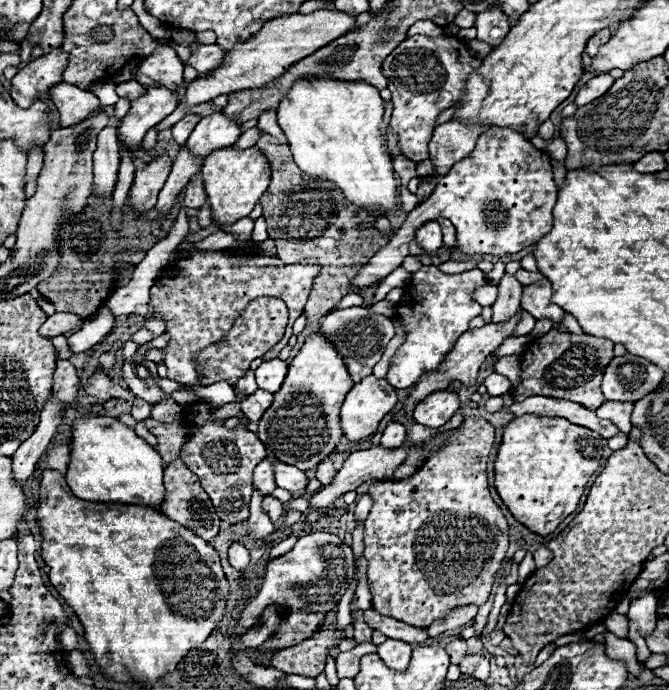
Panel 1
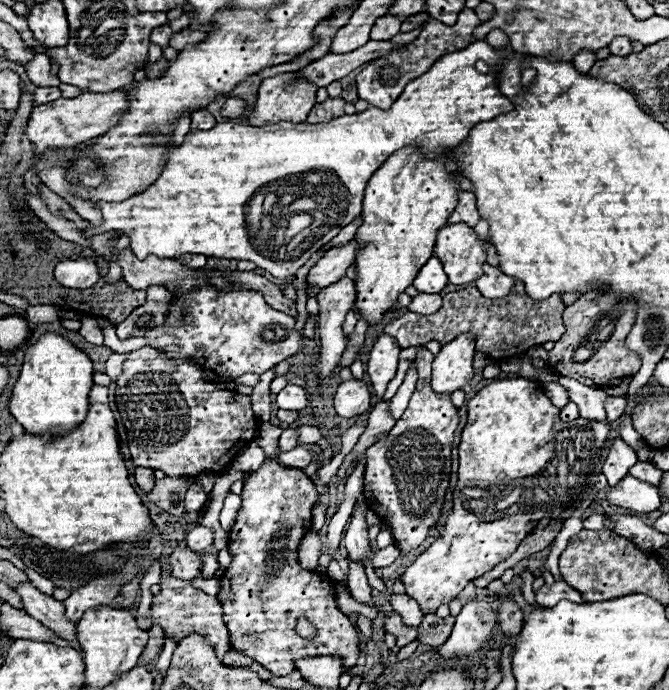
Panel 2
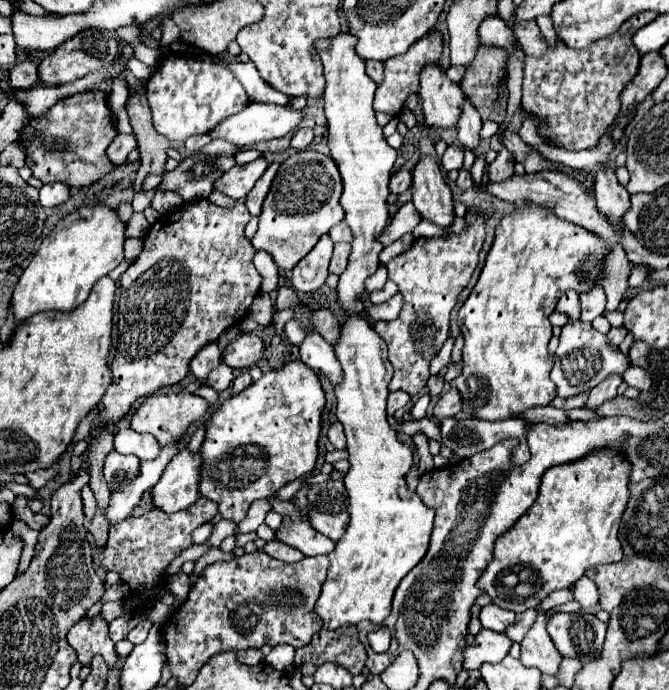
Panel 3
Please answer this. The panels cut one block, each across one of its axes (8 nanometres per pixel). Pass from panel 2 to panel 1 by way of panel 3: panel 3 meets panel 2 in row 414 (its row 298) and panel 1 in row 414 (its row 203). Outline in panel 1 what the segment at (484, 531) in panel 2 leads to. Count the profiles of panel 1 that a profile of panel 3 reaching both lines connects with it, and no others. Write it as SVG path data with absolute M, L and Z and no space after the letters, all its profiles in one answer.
M524 414L514 418L502 436L494 464L494 484L512 516L528 530L546 536L570 516L602 460L602 436L564 418Z

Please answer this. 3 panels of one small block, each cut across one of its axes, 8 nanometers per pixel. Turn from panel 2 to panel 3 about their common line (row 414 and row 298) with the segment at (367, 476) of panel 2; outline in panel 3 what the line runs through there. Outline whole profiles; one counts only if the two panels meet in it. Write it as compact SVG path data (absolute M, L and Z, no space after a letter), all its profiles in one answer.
M468 206L464 220L464 232L442 238L416 238L404 254L386 264L388 278L398 286L398 292L404 298L396 320L372 324L376 334L388 344L390 362L394 366L394 376L388 384L390 392L404 390L410 396L420 394L430 378L430 360L440 352L442 344L450 336L450 312L456 306L460 292L470 282L486 238L486 220L480 208Z

